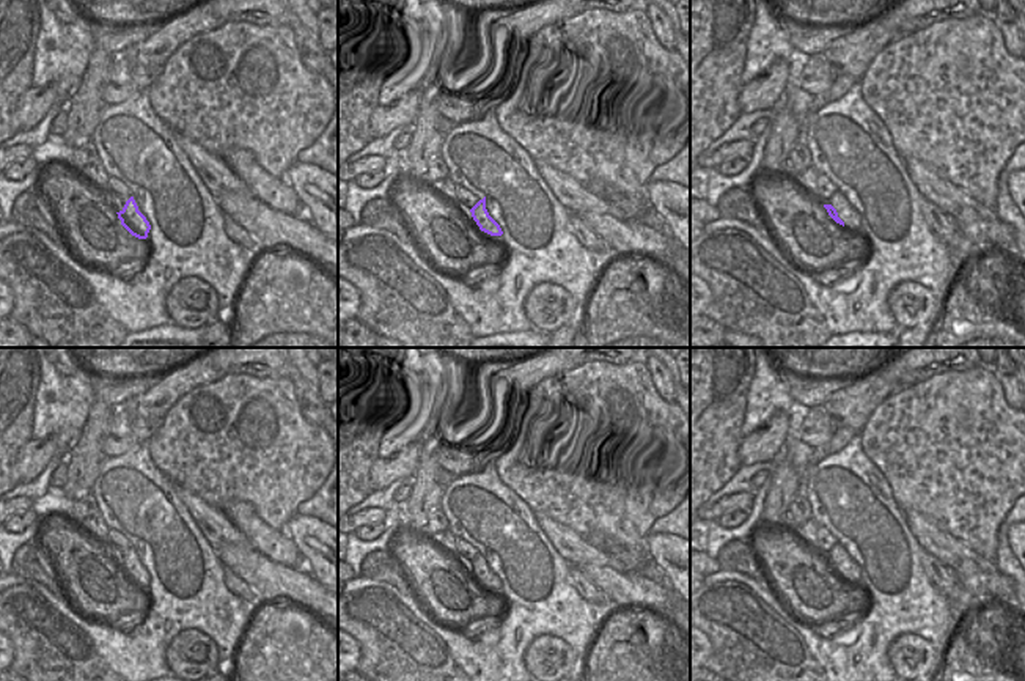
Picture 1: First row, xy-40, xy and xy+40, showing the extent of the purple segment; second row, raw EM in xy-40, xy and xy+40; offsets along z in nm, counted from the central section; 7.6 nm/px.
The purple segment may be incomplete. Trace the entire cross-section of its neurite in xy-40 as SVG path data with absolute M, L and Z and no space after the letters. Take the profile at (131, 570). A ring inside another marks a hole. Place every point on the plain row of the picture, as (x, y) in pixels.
M130 549L124 560L116 565L118 571L121 572L121 577L135 590L138 591L146 591L148 585L151 582L149 574L146 572L146 569L138 563L138 558L134 552L134 549Z

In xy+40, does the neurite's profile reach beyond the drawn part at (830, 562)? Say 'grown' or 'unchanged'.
grown

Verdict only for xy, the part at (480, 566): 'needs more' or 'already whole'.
already whole

